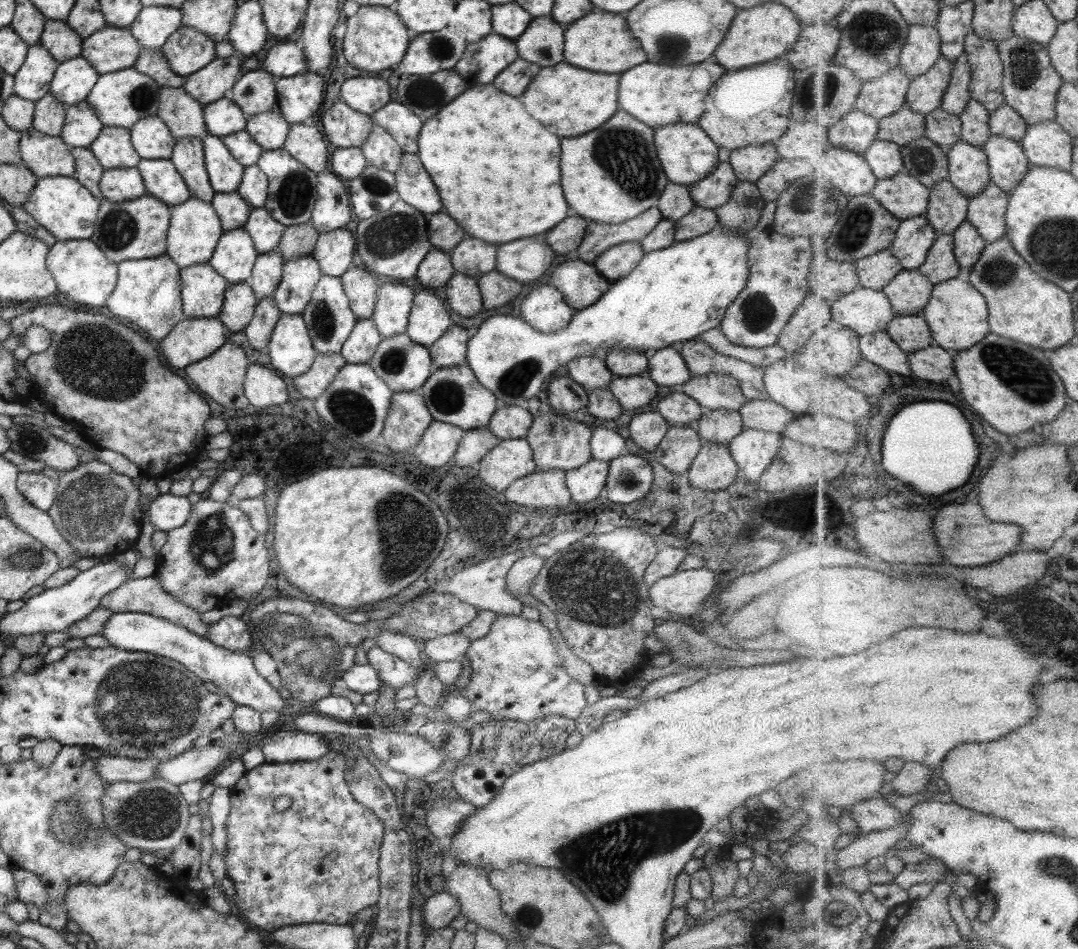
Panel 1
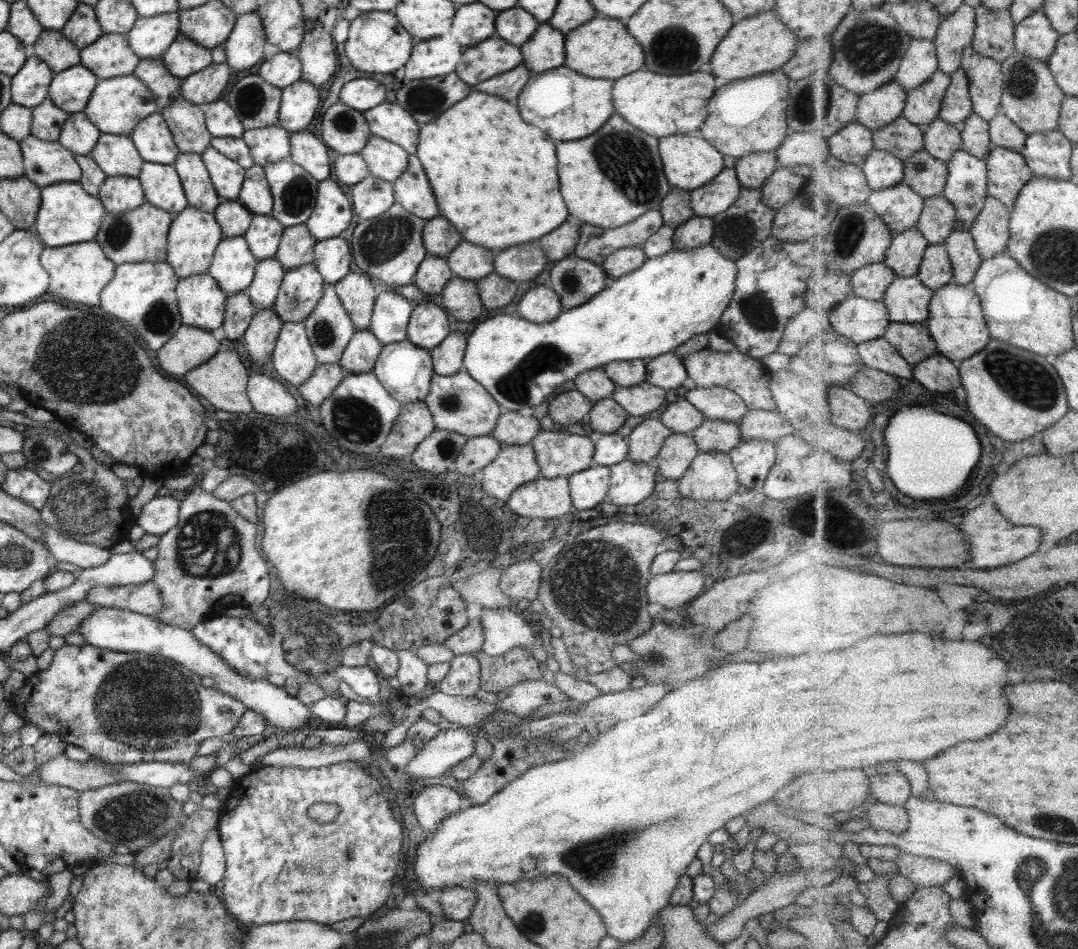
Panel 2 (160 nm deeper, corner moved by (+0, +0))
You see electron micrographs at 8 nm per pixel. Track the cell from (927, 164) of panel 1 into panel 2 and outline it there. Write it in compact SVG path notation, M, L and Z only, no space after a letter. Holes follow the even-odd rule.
M923 149L904 161L902 182L915 188L926 199L944 192L948 174L948 163Z

